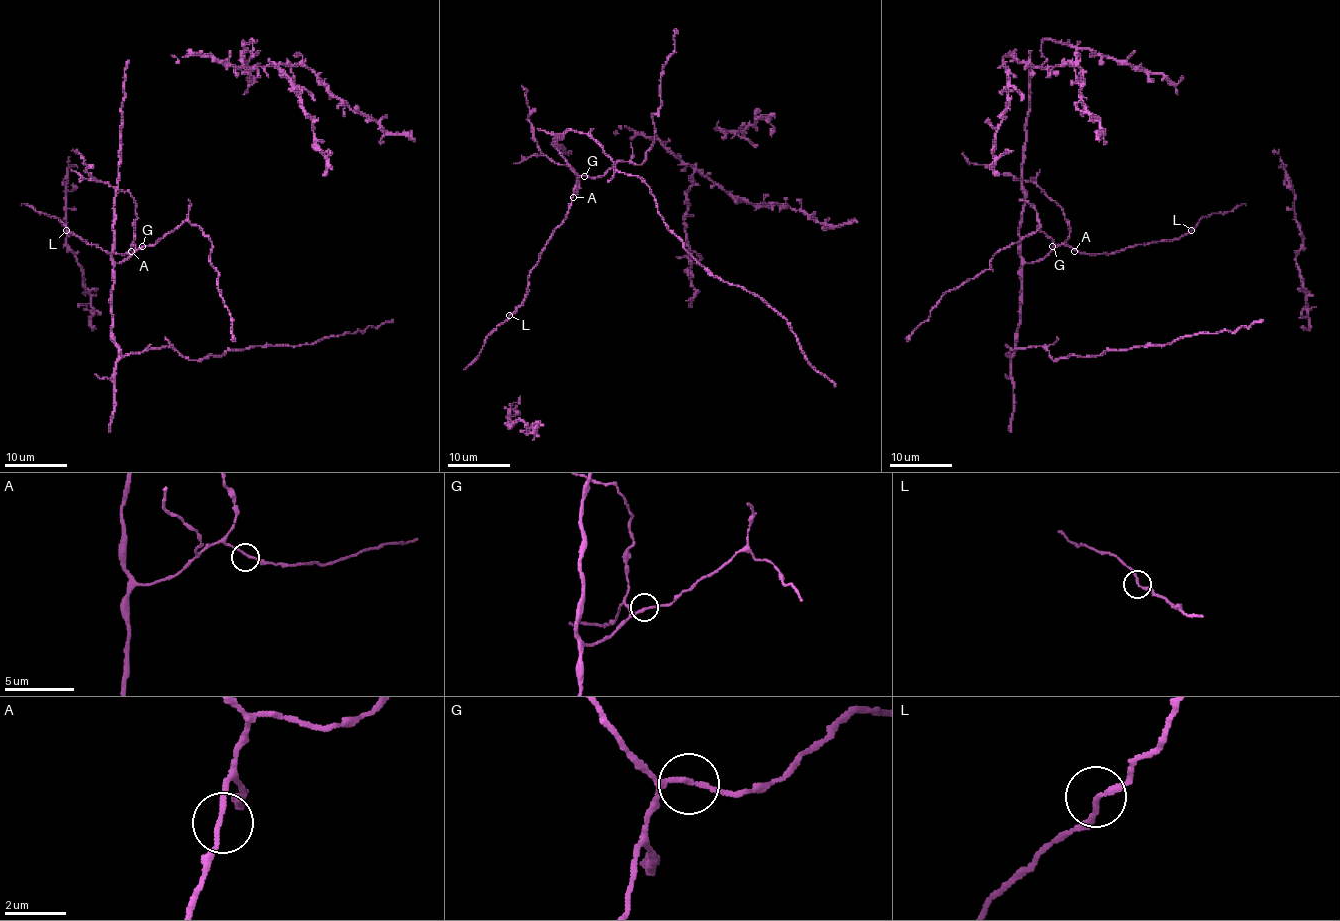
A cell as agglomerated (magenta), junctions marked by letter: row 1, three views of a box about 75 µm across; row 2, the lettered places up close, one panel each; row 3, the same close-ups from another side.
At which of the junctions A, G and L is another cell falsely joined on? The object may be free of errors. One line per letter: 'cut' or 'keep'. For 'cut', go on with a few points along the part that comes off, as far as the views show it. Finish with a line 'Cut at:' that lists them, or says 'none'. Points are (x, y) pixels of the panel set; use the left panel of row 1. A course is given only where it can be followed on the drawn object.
A: keep
G: keep
L: keep
Cut at: none

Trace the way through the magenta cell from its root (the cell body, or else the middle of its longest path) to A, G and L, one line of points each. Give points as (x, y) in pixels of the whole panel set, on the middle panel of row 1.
A: (556, 143), (559, 154), (578, 176), (573, 197)
G: (556, 143), (554, 146), (565, 161), (579, 176), (584, 176)
L: (556, 143), (554, 146), (578, 176), (578, 180), (567, 218), (554, 230), (529, 274), (525, 301), (509, 315)

